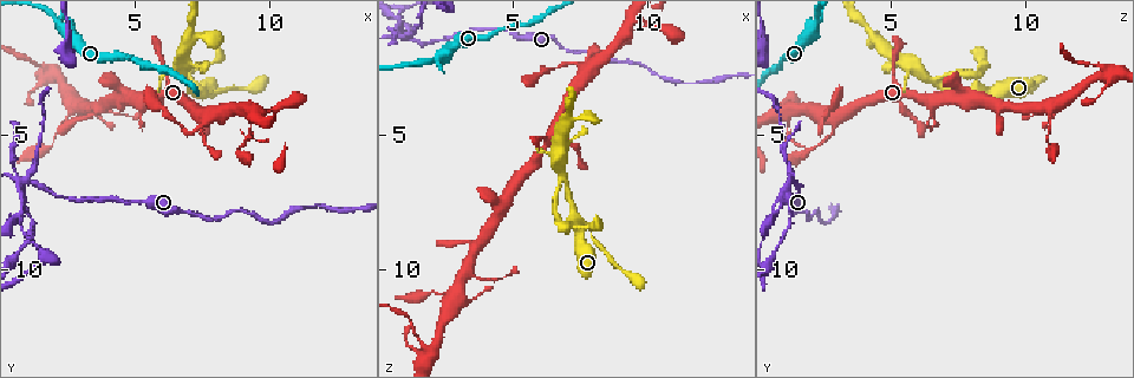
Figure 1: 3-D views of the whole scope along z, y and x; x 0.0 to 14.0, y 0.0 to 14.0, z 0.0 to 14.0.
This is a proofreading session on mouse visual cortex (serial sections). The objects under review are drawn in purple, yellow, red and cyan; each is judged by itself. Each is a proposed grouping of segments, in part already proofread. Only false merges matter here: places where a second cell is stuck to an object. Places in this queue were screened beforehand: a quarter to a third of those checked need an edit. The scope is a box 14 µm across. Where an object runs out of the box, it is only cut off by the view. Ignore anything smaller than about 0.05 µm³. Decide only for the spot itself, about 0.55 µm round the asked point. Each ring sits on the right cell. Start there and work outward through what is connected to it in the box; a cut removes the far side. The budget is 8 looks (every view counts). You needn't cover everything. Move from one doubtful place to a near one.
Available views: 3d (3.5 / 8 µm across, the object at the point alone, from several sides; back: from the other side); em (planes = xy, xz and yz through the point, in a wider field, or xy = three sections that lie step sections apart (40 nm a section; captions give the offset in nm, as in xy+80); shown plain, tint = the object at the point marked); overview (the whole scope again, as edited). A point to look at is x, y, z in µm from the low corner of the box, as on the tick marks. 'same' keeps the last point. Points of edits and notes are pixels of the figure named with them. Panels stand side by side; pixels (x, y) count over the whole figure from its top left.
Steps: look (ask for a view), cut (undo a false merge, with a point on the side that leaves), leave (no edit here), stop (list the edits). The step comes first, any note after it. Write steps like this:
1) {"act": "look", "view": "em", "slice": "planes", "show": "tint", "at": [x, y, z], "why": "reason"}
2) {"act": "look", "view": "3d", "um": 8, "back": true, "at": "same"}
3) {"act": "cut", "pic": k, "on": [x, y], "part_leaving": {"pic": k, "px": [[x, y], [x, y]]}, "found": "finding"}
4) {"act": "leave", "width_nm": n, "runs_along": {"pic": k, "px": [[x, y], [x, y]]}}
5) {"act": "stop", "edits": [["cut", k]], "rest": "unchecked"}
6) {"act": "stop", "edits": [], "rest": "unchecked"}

{"act": "look", "view": "3d", "um": 3.5, "at": [4.8, 2.2, 0.9], "why": "a narrow waist"}

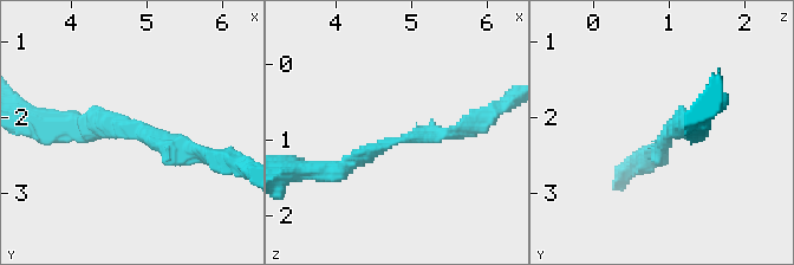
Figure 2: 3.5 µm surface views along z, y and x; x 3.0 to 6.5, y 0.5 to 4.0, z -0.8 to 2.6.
{"act": "look", "view": "em", "slice": "xy", "step": 2, "show": "tint", "at": [4.90, 2.15, 0.95], "arm_widths_nm": [200, 250]}

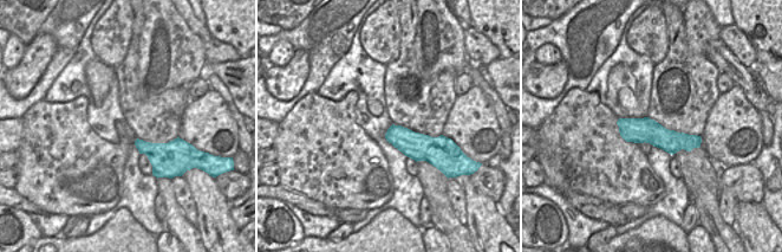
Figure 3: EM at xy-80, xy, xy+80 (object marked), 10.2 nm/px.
{"act": "leave", "width_nm": 240, "runs_along": {"pic": 3, "px": [[620, 122], [666, 140], [698, 140]]}, "found": "all the same cell"}

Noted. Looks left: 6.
{"act": "look", "view": "3d", "um": 3.5, "at": [2.3, 0.9, 2.0], "why": "three-way junction"}

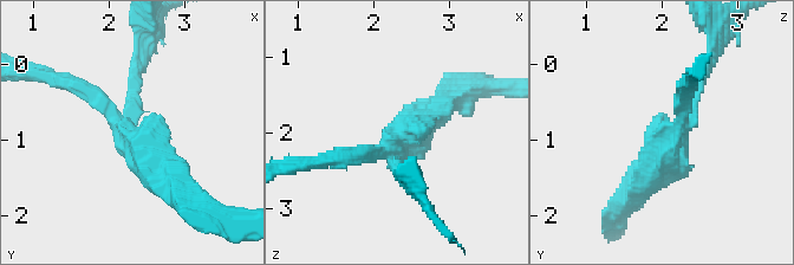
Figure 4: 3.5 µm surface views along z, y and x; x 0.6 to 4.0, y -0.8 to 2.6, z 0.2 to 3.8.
{"act": "look", "view": "em", "slice": "xy", "step": 2, "show": "tint", "at": [2.30, 0.90, 2.10], "arms": 3, "arm_widths_nm": [150, 250, 400]}

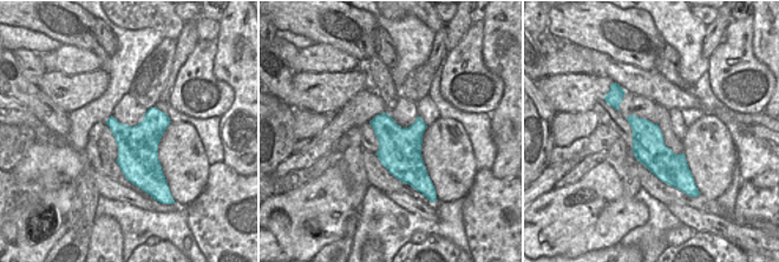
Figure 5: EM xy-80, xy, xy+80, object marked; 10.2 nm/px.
{"act": "cut", "pic": 4, "on": [132, 75], "part_leaving": {"pic": 4, "px": [[391, 157], [410, 185]]}, "found": "a second cell is stuck on"}

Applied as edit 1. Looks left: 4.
{"act": "look", "view": "overview", "why": "see it whole again"}

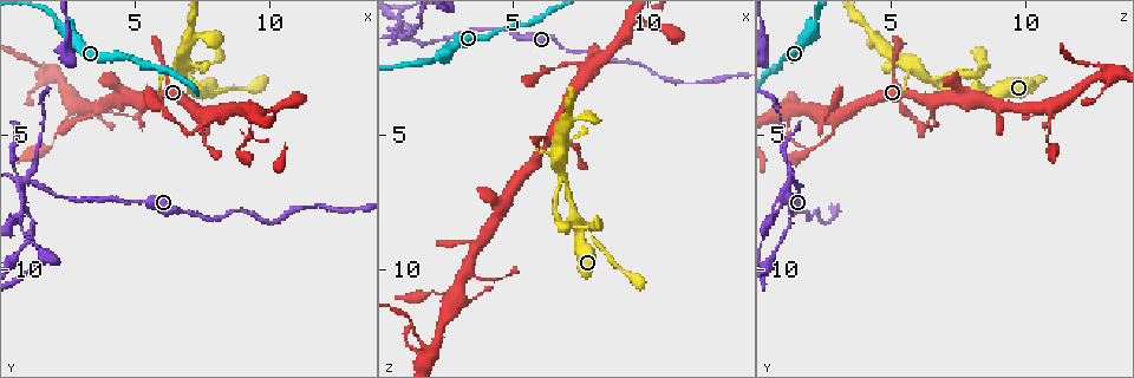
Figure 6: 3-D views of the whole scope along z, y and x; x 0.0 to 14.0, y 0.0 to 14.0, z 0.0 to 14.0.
{"act": "look", "view": "3d", "um": 3.5, "at": [7.2, 4.8, 2.4], "why": "sharp bend"}

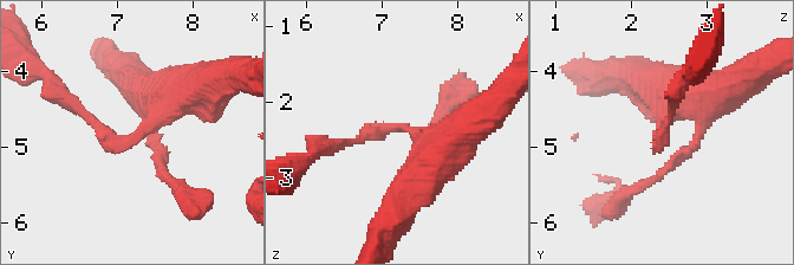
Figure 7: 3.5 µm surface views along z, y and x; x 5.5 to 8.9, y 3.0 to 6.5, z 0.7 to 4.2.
{"act": "look", "view": "em", "slice": "xy", "step": 5, "show": "tint", "at": [7.30, 4.80, 2.30], "arm_widths_nm": [150, 500], "why": "now the EM"}

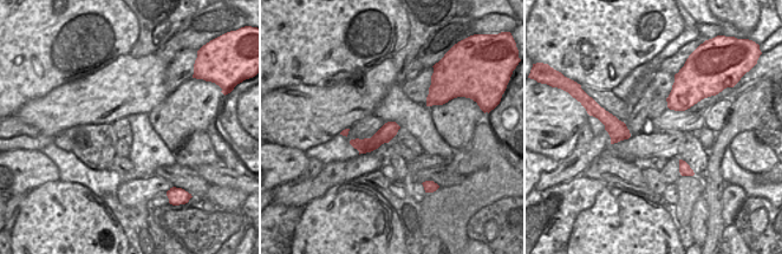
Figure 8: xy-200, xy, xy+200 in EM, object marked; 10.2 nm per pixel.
{"act": "leave", "width_nm": 170, "runs_along": {"pic": 7, "px": [[160, 90], [155, 120], [123, 144], [79, 109]]}, "found": "continuous, no second cell"}

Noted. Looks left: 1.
{"act": "stop", "edits": [["cut", 4]], "rest": "unchecked"}

